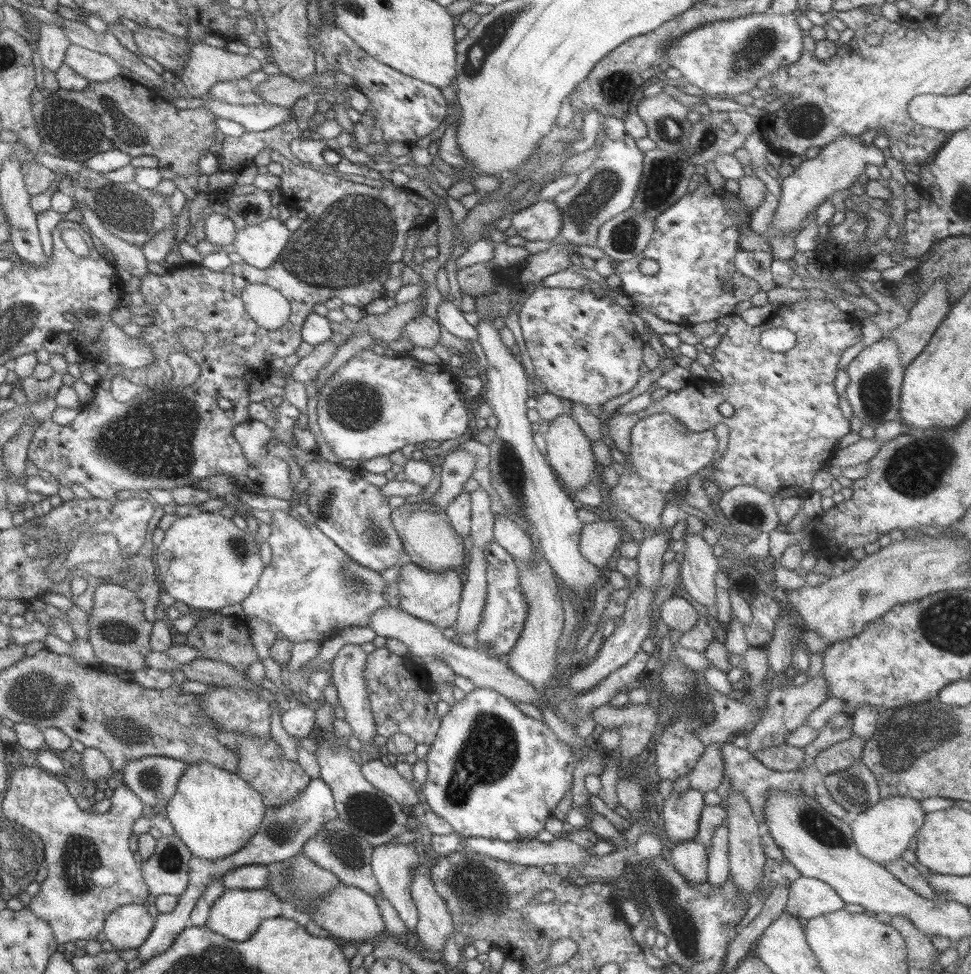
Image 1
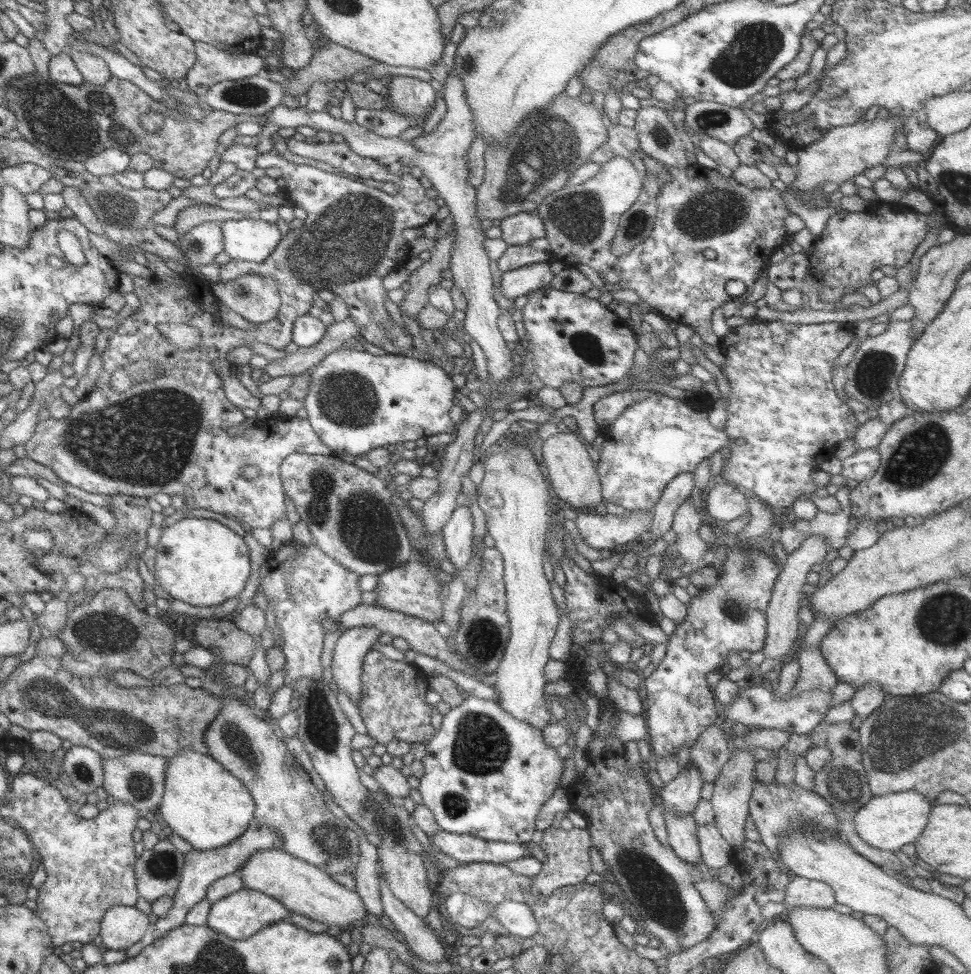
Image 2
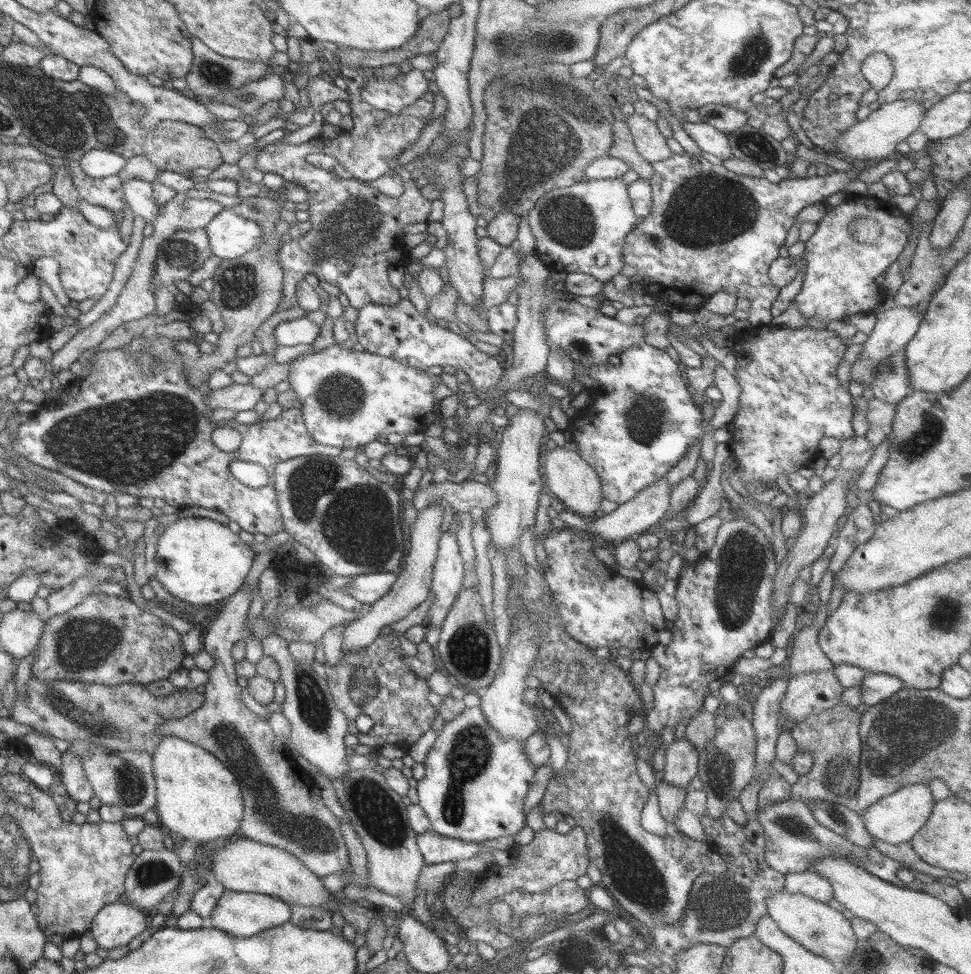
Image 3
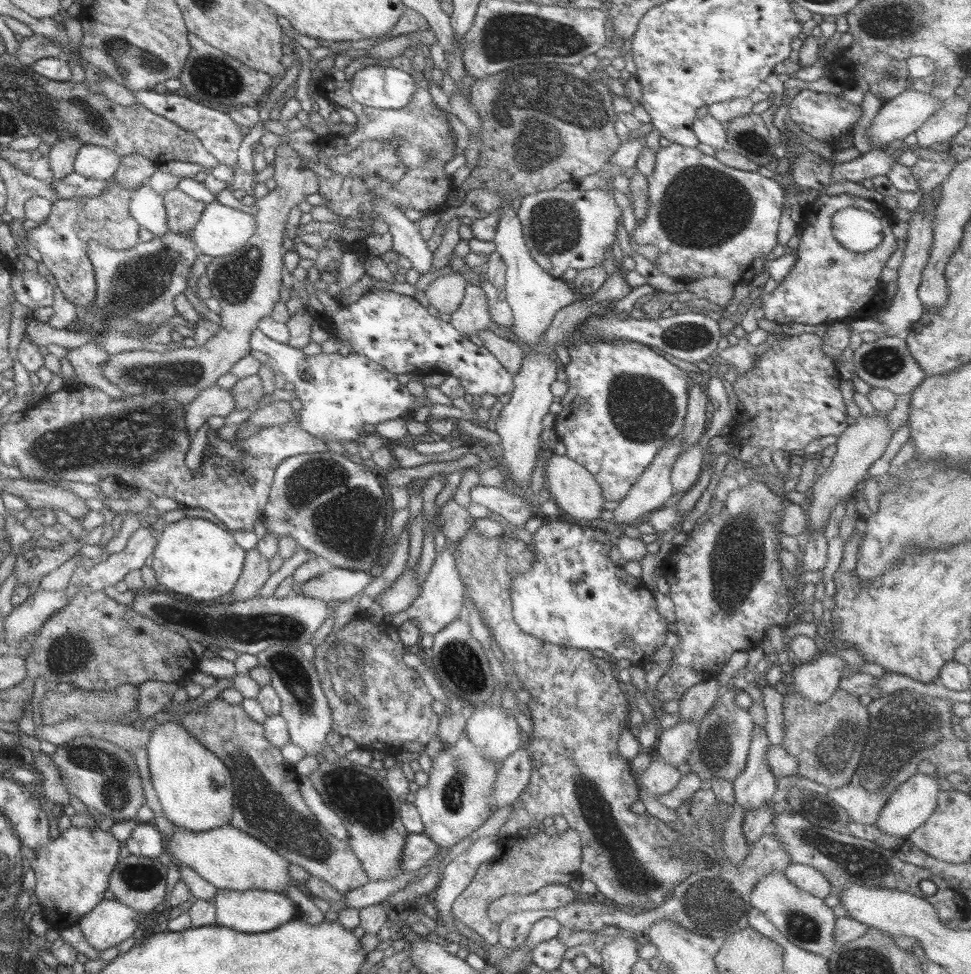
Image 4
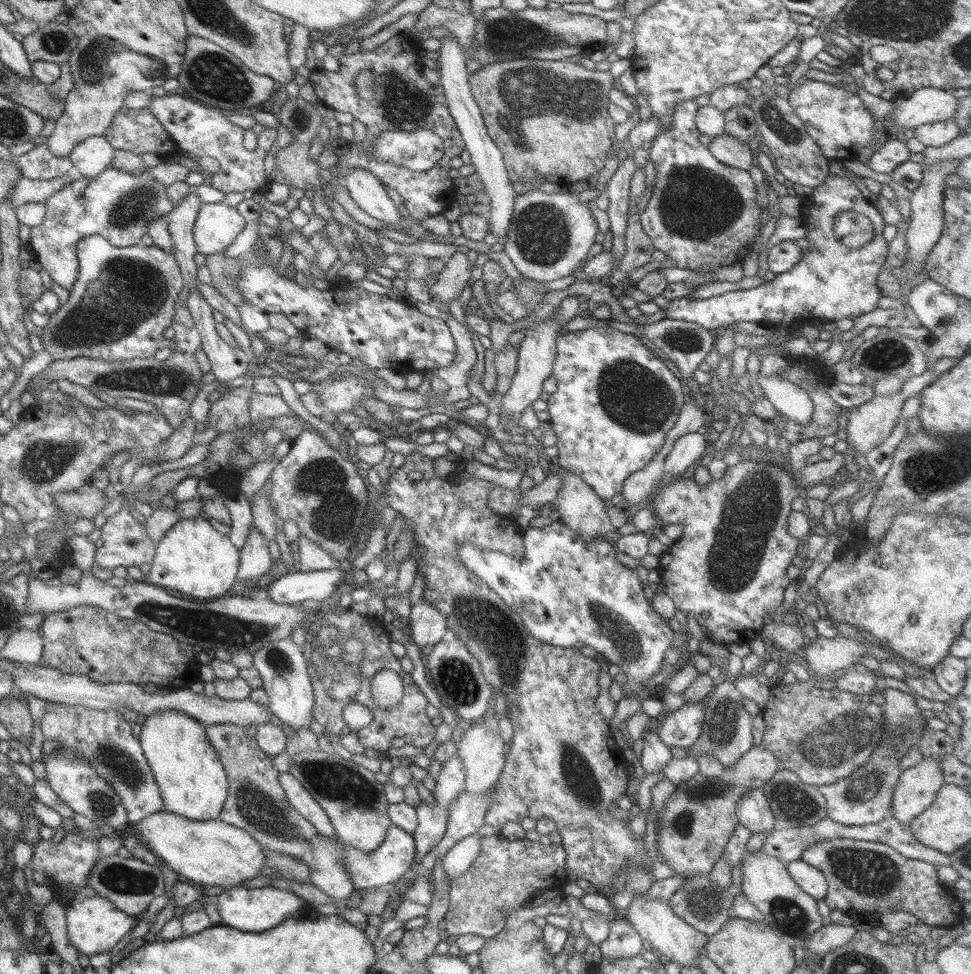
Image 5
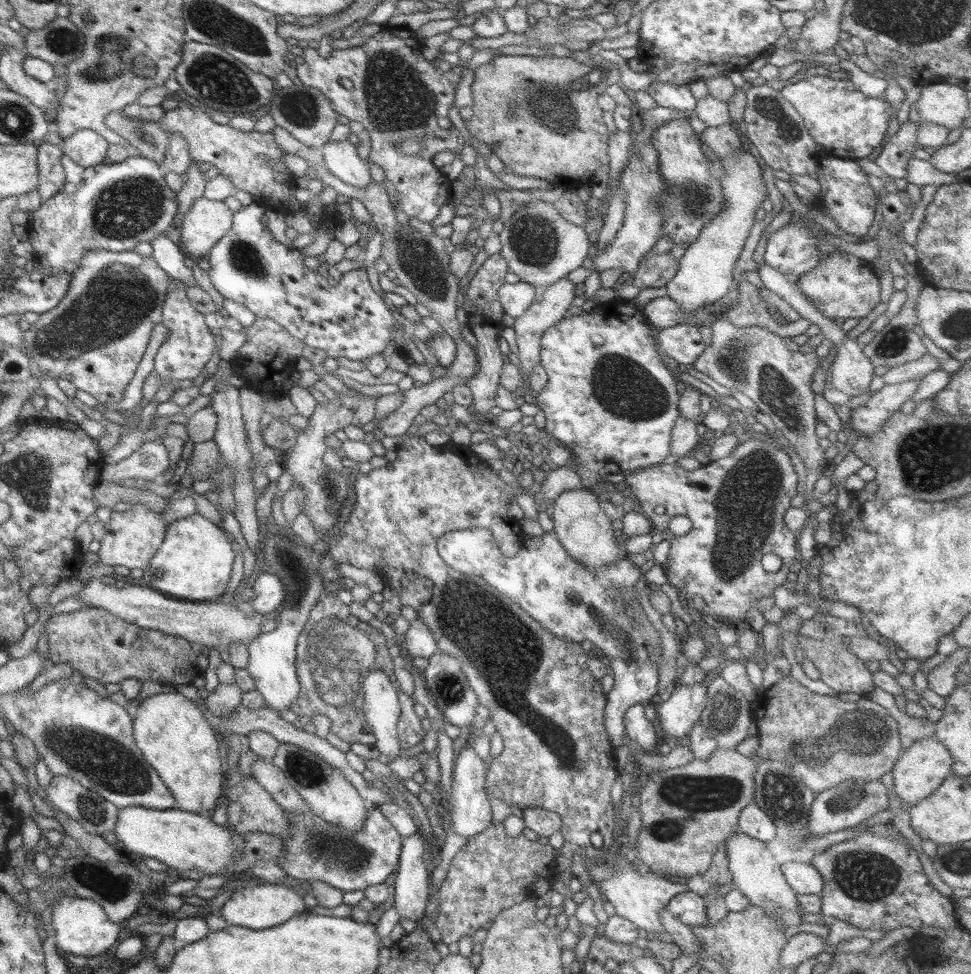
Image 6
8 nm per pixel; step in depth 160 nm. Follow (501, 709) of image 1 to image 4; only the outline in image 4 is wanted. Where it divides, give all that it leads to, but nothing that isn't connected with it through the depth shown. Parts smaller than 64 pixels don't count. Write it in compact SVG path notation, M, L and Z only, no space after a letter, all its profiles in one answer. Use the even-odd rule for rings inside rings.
M463 732L453 744L442 745L431 762L425 786L413 787L412 805L422 822L421 833L446 850L477 830L492 814L488 794L494 784L495 766L479 754L477 747Z

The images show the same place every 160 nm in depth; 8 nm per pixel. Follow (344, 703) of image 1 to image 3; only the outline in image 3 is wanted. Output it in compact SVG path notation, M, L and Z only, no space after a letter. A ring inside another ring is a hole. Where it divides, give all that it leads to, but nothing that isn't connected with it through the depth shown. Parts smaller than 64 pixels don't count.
M436 503L427 505L423 510L417 512L416 519L410 527L409 549L405 552L407 556L405 556L403 569L398 571L398 577L385 596L376 600L367 612L360 614L356 620L345 626L343 638L341 638L341 653L343 655L355 653L359 649L365 649L371 645L377 639L377 635L381 634L383 627L401 620L427 598L432 579L432 566L436 559L438 540L442 533L441 520L443 520L443 508Z

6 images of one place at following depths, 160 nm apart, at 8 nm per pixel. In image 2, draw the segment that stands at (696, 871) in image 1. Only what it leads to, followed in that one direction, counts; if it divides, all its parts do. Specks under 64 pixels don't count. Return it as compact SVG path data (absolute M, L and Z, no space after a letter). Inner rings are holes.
M662 811L668 847L673 854L687 864L700 862L700 852L696 835L696 823L689 814L677 816Z

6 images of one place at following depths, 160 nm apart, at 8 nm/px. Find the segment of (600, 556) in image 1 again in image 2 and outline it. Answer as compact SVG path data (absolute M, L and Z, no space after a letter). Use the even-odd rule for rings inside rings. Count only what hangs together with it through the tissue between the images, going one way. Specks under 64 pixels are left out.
M629 510L626 515L578 512L574 524L581 540L595 550L621 550L648 530L651 510Z

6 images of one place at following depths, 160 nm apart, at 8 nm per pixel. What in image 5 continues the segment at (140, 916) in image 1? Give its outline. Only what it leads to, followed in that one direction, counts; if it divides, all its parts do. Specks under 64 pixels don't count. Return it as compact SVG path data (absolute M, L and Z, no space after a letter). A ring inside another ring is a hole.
M83 897L81 900L66 904L65 922L66 935L73 948L85 956L92 957L99 953L108 953L127 932L130 932L137 923L137 917L129 916L113 908L111 902L98 897Z

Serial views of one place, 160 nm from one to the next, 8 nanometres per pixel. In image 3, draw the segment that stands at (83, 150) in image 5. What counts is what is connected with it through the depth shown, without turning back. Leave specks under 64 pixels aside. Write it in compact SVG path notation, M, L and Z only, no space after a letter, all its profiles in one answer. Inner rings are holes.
M91 150L83 154L83 157L79 157L76 162L85 176L97 179L116 176L123 168L125 159L107 150Z

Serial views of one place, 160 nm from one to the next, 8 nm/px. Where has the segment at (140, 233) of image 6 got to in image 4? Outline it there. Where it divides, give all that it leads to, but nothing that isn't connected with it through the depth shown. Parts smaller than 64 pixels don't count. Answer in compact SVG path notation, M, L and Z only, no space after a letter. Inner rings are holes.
M113 178L105 182L107 187L95 197L54 201L43 222L24 234L27 244L39 252L41 262L57 282L59 293L78 308L88 306L95 299L95 280L85 245L94 240L103 248L127 250L139 242L138 225L129 216L129 198L133 192L121 189Z

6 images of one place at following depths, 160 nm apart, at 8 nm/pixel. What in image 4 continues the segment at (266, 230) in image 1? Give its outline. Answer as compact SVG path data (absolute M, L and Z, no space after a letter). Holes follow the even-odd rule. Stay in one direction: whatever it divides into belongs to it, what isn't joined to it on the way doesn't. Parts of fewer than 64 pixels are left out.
M211 202L205 206L199 221L190 231L190 237L194 242L196 254L205 254L215 258L217 256L232 256L239 250L244 249L248 238L254 234L255 223L249 214L239 210L222 206L218 202Z

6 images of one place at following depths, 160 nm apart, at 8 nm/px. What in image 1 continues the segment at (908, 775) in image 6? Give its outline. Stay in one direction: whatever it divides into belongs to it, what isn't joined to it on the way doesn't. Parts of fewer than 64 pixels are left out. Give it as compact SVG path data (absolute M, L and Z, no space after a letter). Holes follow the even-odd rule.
M894 796L879 799L873 806L851 817L850 833L857 852L881 867L896 858L907 849L909 839L923 824L925 814L918 800L907 796Z

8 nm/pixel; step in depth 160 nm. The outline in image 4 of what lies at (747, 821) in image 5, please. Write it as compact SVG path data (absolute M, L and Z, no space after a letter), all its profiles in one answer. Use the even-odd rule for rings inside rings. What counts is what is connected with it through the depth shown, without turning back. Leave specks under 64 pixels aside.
M753 726L745 768L737 779L731 782L734 804L742 806L746 812L776 799L776 779L765 762L769 745L764 729Z

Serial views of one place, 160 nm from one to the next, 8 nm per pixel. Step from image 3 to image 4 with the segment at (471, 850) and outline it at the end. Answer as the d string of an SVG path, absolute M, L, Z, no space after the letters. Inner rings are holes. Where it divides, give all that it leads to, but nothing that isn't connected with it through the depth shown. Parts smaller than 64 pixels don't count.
M408 833L401 855L398 872L413 872L431 860L440 849L428 836Z

